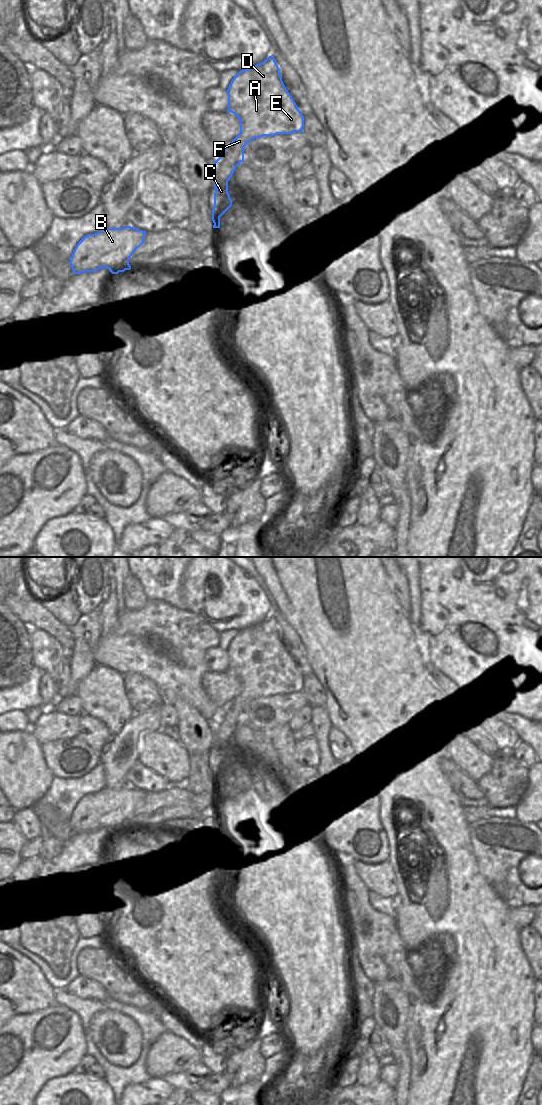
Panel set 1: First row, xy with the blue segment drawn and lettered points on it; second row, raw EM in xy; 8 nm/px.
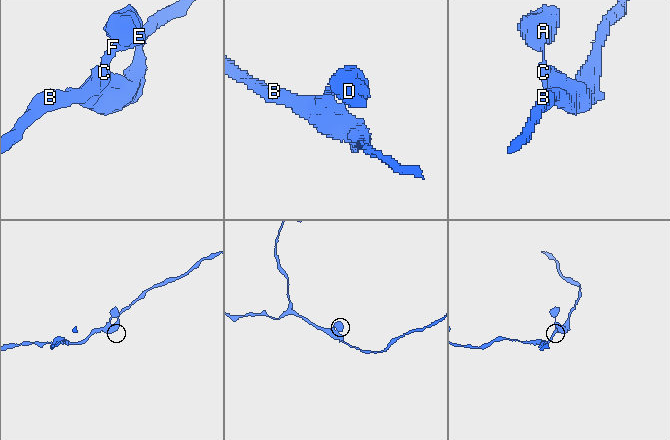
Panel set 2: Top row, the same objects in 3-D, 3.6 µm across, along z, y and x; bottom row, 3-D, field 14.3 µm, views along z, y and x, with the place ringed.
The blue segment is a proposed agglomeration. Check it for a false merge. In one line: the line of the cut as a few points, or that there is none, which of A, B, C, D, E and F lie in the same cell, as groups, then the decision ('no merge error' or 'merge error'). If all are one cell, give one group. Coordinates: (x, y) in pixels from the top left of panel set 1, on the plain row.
cut none; groups A B C D E F; no merge error

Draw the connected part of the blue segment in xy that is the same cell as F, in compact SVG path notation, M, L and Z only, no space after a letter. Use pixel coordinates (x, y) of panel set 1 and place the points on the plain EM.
M269 616L251 628L239 631L226 651L228 653L227 672L238 677L240 693L223 710L220 710L220 717L213 722L216 749L214 767L211 771L213 788L220 788L220 777L232 766L228 753L228 741L236 727L244 722L244 707L255 698L302 692L304 687L304 676L286 649L274 616Z

